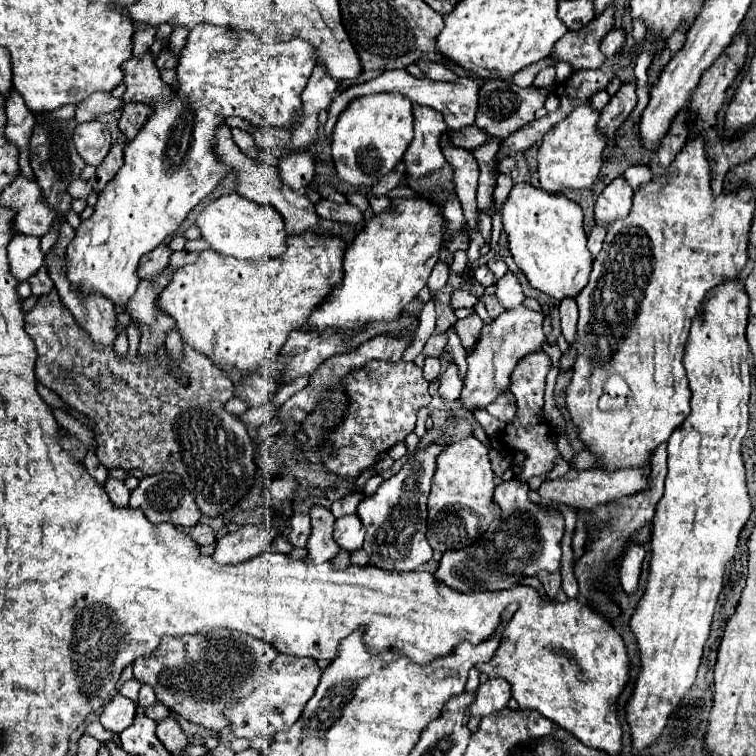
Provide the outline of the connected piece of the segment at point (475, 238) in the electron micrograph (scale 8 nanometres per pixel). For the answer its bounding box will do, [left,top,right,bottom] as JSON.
[442,135,484,263]

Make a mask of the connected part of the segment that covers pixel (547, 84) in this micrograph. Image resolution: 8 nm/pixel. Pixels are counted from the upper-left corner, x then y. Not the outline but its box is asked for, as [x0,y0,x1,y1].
[532,67,556,89]

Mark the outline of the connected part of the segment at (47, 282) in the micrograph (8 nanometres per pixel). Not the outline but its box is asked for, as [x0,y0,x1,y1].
[28,267,54,295]

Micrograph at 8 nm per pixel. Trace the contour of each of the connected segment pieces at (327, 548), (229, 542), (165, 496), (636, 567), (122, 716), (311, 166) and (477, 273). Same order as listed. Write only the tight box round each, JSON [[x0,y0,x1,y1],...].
[[306,507,338,563],[212,525,278,565],[130,473,202,527],[620,545,646,595],[100,695,136,733],[278,151,316,191],[474,265,494,287]]

